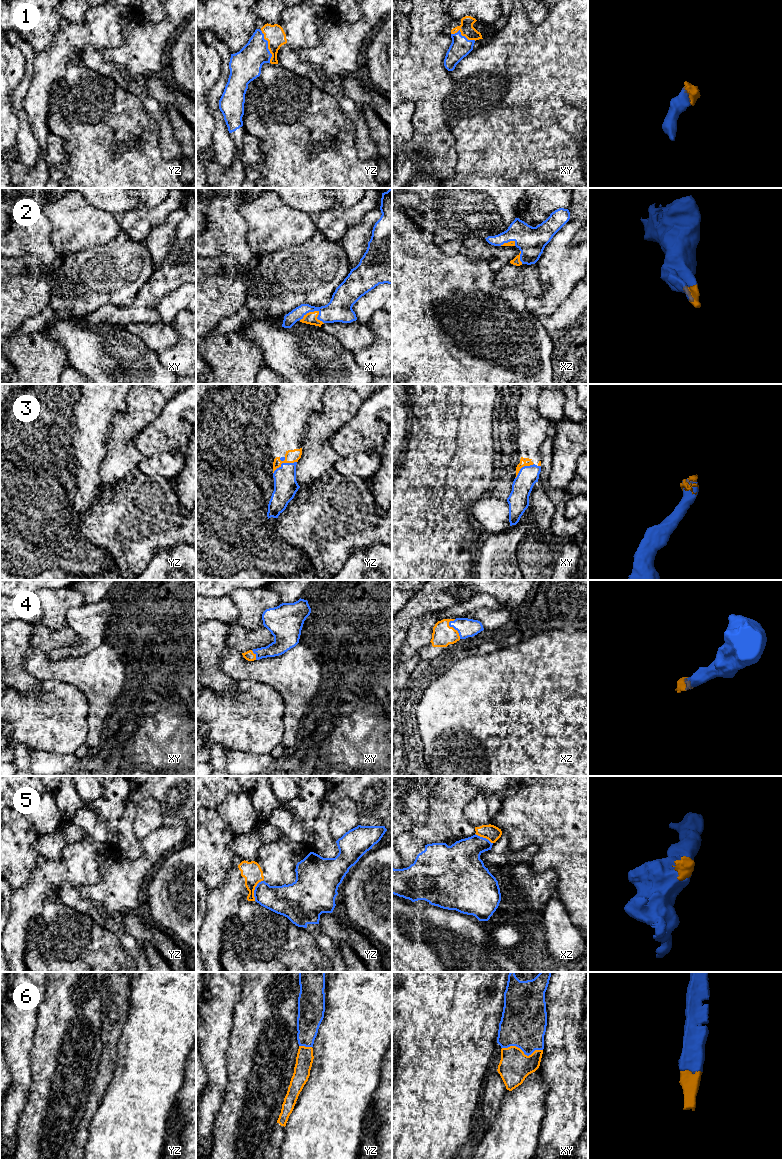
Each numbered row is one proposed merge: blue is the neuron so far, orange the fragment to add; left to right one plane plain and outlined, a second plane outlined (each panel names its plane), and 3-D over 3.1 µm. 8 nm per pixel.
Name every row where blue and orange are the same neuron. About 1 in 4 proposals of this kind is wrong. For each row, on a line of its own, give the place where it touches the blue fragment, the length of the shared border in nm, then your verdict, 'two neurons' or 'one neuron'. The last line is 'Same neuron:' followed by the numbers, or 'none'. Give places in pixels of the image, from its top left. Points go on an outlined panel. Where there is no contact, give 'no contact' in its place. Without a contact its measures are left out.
1: meets blue in yz at (267, 46); contact 280 nm long; one neuron
2: meets blue in xy at (315, 310); contact 190 nm long; one neuron
3: meets blue in yz at (284, 463); contact 220 nm long; one neuron
4: meets blue in xz at (454, 628); contact 170 nm long; one neuron
5: meets blue in yz at (254, 890); contact 180 nm long; two neurons
6: meets blue in xy at (522, 1050); contact 320 nm long; one neuron
Same neuron: 1, 2, 3, 4, 6

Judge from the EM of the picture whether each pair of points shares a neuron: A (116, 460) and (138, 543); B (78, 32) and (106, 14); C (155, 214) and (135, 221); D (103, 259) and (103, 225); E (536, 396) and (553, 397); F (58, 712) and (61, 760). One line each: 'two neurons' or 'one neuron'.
A: two neurons
B: one neuron
C: one neuron
D: two neurons
E: one neuron
F: two neurons

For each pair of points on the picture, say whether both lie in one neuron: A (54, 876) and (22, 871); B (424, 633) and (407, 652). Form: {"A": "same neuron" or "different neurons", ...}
{"A": "different neurons", "B": "same neuron"}

